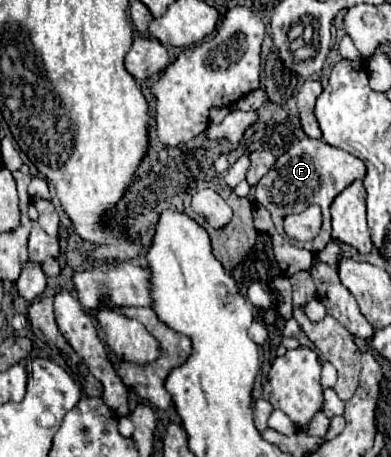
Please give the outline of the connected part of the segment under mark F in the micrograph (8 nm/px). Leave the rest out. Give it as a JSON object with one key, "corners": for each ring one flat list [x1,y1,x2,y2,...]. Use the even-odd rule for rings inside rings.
{"corners":[[305,137,305,139,297,141,287,153,283,153,277,159,277,163,271,167,271,171,257,183,255,199,257,199,257,203,265,205,271,211,273,223,283,237,285,237,283,219,287,215,305,211,309,205,319,205,323,211,323,227,321,227,319,235,315,239,311,239,311,243,309,241,301,243,301,241,293,241,293,239,289,239,289,241,293,245,299,245,299,247,305,247,311,251,321,251,333,239,333,235,331,235,331,213,329,213,331,203,335,201,337,193,341,193,341,189,347,189,357,179,365,179,365,163,361,159,349,155,347,151,331,147,319,139]]}

